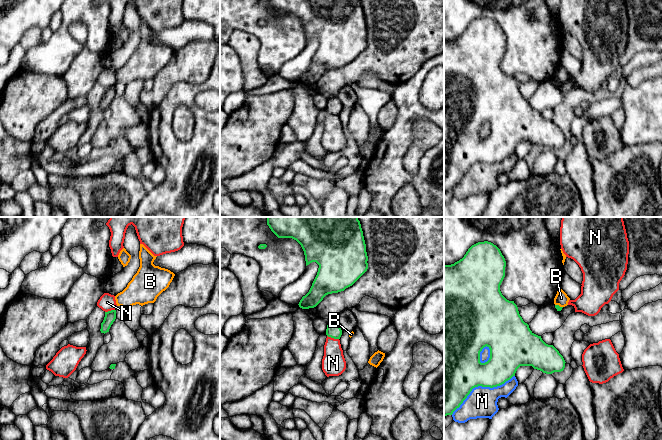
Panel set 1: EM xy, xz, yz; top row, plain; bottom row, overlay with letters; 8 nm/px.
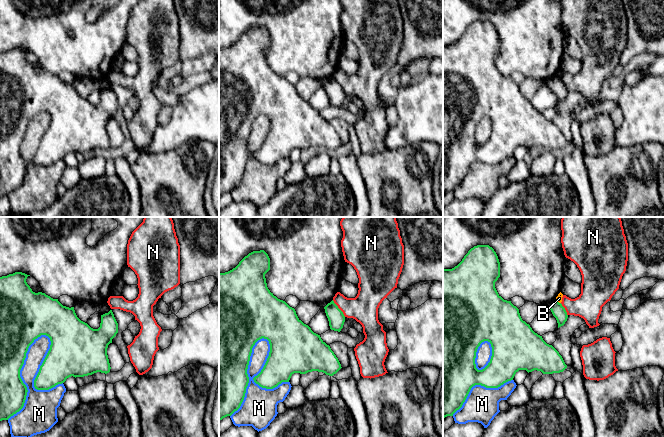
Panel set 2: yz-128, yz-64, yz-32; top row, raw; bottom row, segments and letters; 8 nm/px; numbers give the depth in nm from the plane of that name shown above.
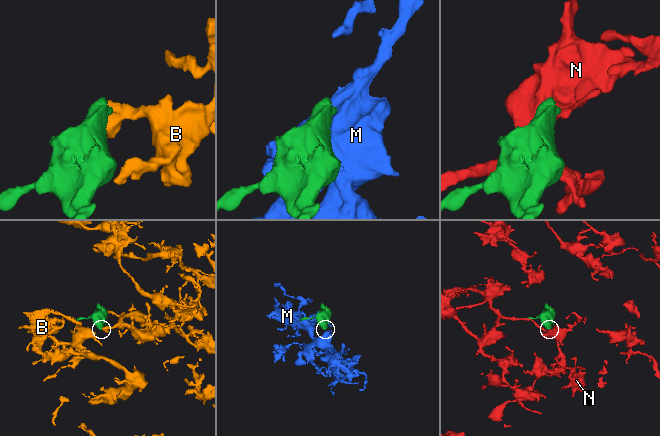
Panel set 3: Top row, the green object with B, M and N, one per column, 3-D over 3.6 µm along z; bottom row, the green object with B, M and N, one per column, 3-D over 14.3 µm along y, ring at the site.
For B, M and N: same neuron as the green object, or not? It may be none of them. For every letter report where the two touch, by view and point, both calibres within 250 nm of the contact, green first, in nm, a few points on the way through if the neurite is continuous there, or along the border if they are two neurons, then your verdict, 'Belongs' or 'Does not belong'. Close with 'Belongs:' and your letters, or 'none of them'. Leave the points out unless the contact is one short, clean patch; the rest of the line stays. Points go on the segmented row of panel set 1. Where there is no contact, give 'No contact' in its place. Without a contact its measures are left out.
B: Touches green at yz (558, 305). Thickness 40 nm (green) against 110 nm. Does not belong
M: Touches green at yz (480, 385). Thickness 440 nm (green) against 240 nm. Does not belong
N: Touches green at xz (333, 337). Thickness 120 nm (green) against 190 nm. Boundary: xz (327, 335), (338, 339). Does not belong
Belongs: none of them

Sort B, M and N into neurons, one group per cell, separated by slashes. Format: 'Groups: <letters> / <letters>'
Groups: B / M / N

